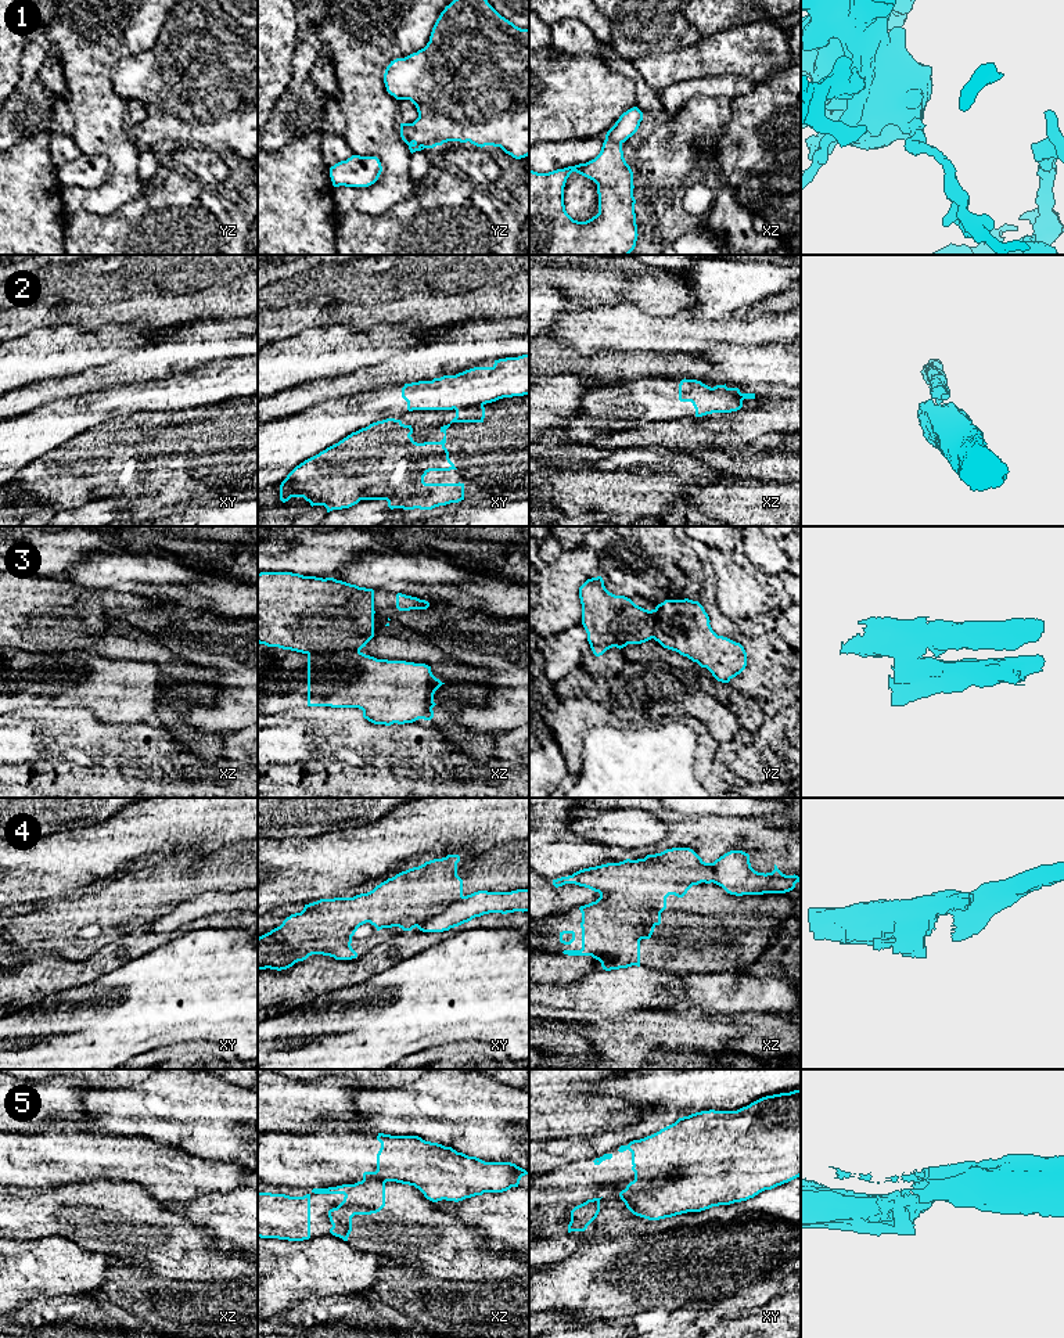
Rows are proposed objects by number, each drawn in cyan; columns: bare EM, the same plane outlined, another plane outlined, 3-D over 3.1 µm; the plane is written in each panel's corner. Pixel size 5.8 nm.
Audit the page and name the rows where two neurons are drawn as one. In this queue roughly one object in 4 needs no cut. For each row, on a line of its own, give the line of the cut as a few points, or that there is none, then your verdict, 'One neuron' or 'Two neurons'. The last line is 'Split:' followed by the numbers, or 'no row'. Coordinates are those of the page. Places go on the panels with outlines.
1: No split. One neuron
2: Split along xy (482, 403), (462, 406), (456, 410). Two neurons
3: Split along xz (359, 650), (308, 654). Two neurons
4: Split along xy (463, 896), (416, 925). Two neurons
5: Split along xy (651, 1184), (644, 1189), (626, 1189). Two neurons
Split: 2, 3, 4, 5

